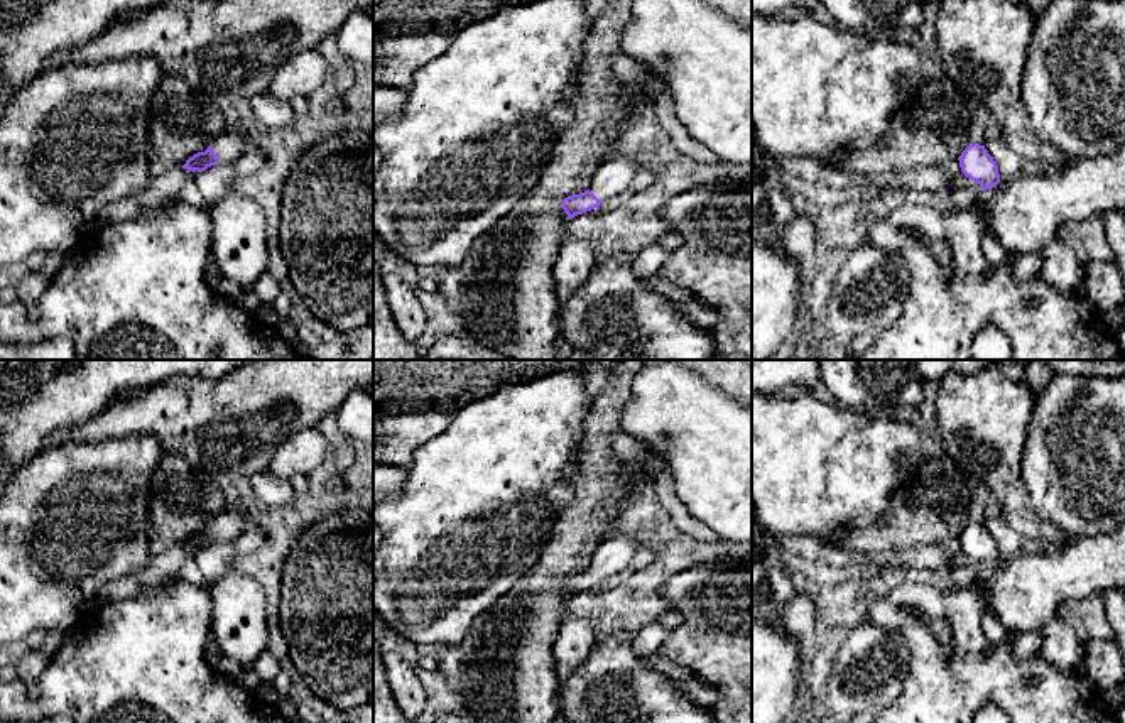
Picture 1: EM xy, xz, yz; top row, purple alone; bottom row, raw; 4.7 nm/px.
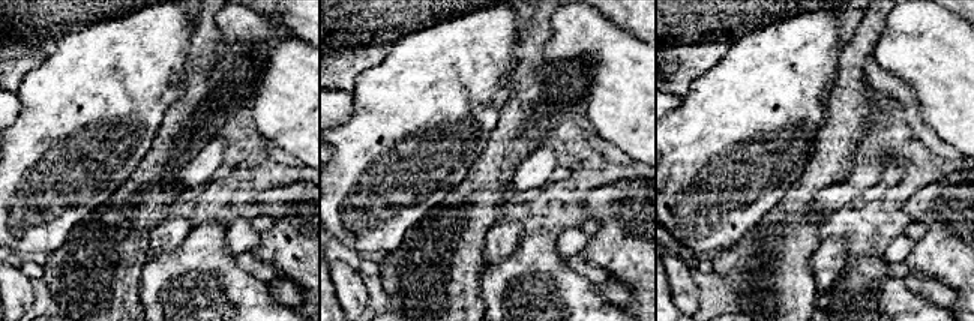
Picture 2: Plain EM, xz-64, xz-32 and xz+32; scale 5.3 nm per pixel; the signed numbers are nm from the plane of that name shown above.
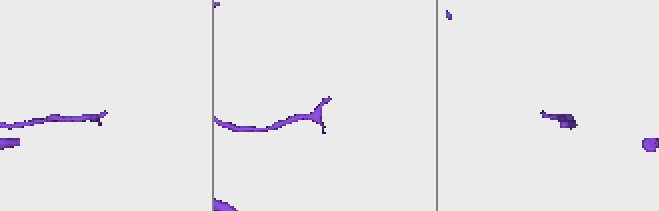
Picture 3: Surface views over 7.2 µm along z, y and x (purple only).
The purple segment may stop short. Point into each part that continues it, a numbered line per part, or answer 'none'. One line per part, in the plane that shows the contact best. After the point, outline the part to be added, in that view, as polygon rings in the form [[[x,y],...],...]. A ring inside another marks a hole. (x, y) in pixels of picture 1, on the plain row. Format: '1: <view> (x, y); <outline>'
1: xy (227, 524); [[[223,510],[211,520],[220,542],[236,539],[248,525],[250,522],[243,515],[231,510]]]

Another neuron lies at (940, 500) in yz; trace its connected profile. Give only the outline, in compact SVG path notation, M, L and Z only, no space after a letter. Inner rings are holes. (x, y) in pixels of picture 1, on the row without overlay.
M926 459L917 473L889 495L880 520L845 530L838 539L821 539L828 547L875 554L958 539L970 522L1002 517L997 497L980 478L944 459Z

